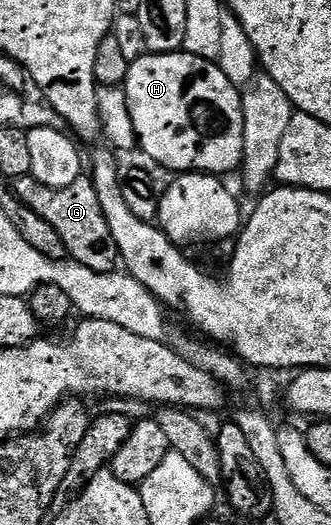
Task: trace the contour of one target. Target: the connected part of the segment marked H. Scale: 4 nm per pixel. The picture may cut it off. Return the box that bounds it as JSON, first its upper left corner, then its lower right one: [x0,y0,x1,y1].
[124,52,244,176]

